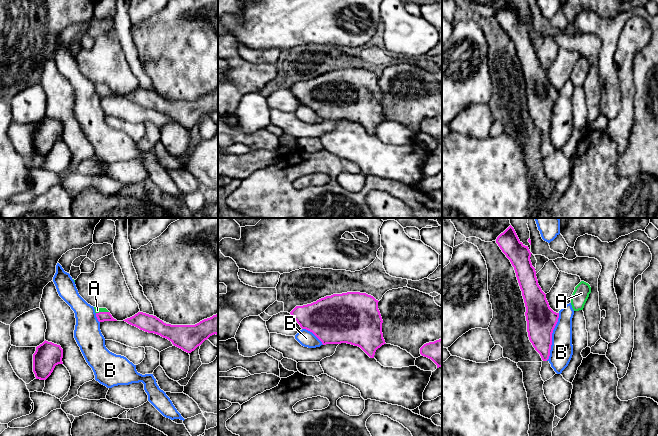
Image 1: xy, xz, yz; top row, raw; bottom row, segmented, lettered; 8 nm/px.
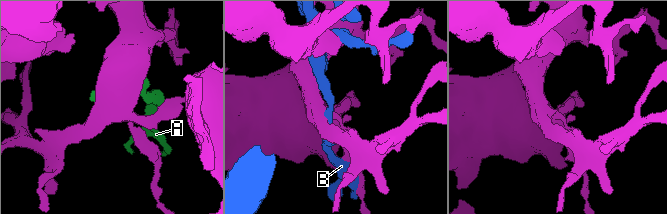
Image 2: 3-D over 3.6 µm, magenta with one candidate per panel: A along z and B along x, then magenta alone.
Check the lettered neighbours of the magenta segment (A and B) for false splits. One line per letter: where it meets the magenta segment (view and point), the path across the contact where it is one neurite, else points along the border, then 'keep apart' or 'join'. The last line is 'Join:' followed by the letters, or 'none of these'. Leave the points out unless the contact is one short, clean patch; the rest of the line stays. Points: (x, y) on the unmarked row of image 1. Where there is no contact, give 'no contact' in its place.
A: contact xy (102, 88); way xy (101, 92), (102, 88), (97, 86); join
B: contact yz (551, 113); keep apart
Join: A

